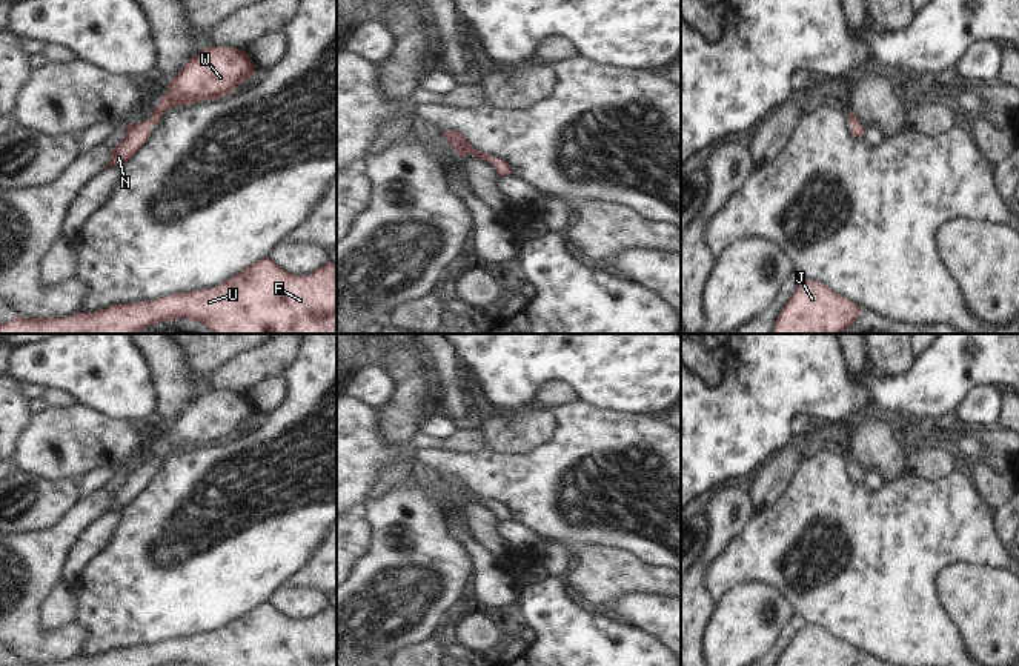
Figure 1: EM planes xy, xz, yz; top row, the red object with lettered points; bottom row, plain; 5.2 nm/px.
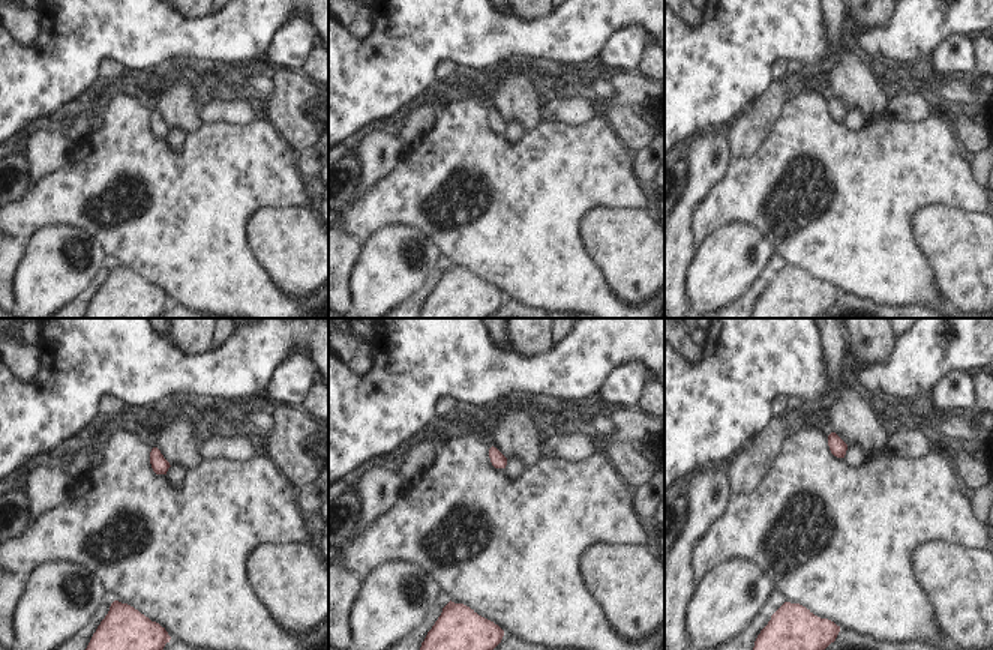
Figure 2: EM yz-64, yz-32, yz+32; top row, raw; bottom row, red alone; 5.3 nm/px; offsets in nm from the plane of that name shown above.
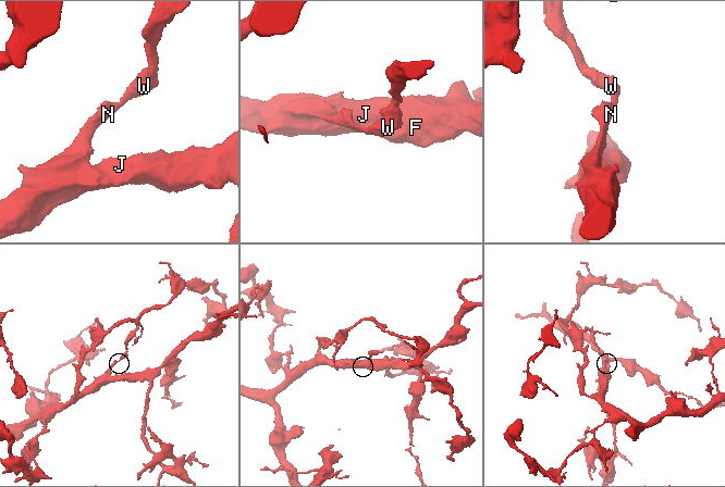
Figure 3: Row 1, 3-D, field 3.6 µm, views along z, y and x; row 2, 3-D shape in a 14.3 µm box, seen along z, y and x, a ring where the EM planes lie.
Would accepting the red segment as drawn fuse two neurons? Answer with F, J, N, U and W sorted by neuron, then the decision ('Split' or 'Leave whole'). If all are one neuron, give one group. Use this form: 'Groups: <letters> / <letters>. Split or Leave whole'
Groups: F J N U W. Leave whole

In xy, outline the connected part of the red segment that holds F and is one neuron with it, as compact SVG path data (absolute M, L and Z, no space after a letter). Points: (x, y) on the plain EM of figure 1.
M269 601L255 606L226 626L172 638L151 646L114 649L95 657L75 657L60 663L26 663L15 660L9 666L337 666L337 608L326 608L309 620L294 620Z

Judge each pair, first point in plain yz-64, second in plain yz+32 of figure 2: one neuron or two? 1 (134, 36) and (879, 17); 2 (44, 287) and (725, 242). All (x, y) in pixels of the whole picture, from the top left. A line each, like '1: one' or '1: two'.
1: two
2: one

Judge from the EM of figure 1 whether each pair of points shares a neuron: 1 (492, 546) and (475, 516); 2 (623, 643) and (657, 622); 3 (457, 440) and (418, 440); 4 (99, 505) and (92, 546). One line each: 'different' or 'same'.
1: same
2: different
3: same
4: different

